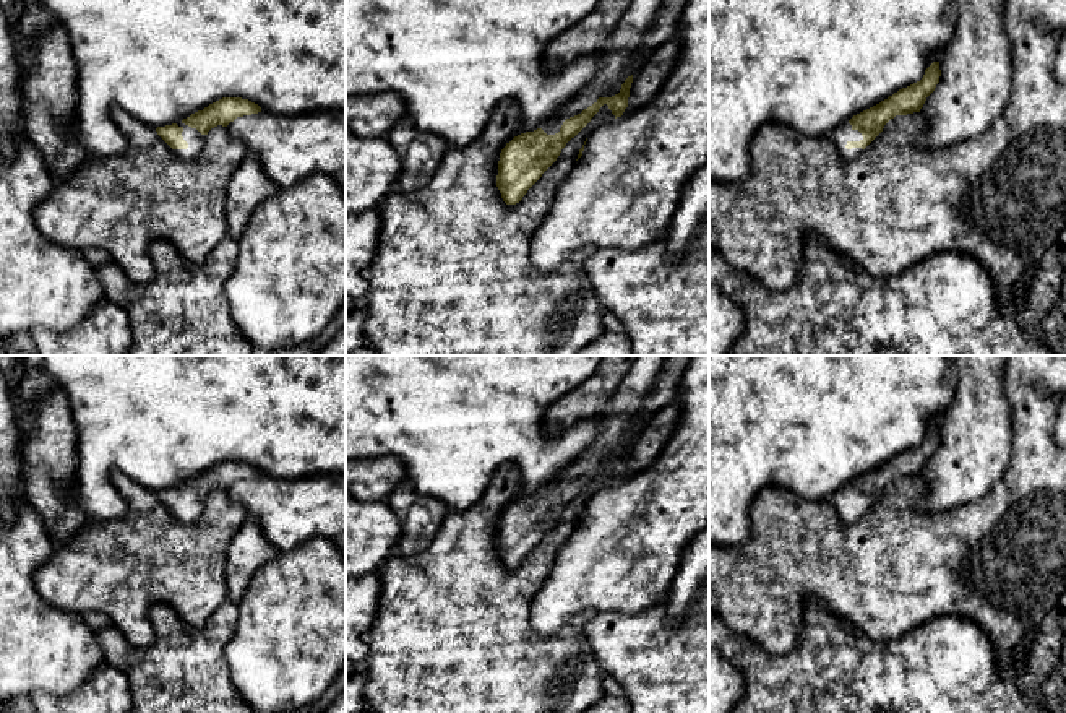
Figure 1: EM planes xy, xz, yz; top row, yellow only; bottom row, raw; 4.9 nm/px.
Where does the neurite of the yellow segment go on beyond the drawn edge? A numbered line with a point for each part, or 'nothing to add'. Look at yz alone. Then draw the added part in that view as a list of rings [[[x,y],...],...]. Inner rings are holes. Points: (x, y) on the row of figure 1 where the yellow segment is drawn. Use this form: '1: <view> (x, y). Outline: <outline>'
1: yz (842, 133). Outline: [[[849,122],[837,125],[834,130],[831,130],[827,135],[831,143],[836,145],[837,148],[837,154],[844,159],[844,161],[850,161],[855,159],[858,154],[863,153],[862,148],[852,148],[847,149],[845,145],[849,141],[860,141],[863,140],[862,133],[858,130],[853,130],[852,125]]]

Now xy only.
1: xy (195, 140). Outline: [[[178,122],[177,125],[183,128],[182,136],[188,143],[188,148],[187,149],[174,149],[174,153],[180,159],[198,158],[204,148],[204,135],[201,135],[196,128],[191,128],[182,122]]]

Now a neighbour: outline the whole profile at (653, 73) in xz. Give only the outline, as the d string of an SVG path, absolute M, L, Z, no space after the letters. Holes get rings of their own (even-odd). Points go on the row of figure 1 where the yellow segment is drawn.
M678 34L651 52L633 75L628 107L623 115L646 106L664 86L678 58Z

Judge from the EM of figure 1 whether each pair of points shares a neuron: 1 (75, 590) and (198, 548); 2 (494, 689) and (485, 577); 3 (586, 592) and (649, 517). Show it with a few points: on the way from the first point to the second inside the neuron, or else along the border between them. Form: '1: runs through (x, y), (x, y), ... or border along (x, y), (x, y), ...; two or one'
1: runs through (106, 567), (122, 567), (133, 561), (167, 561); one
2: runs through (494, 661), (494, 604); one
3: runs through (599, 574), (628, 544), (631, 535); one

